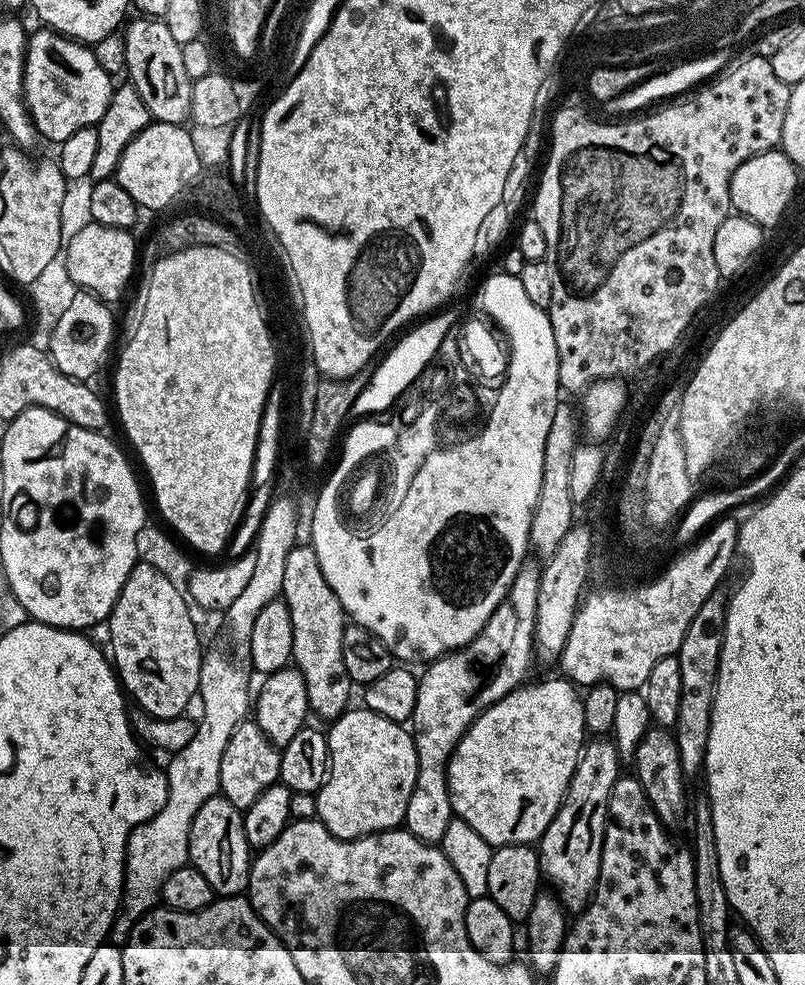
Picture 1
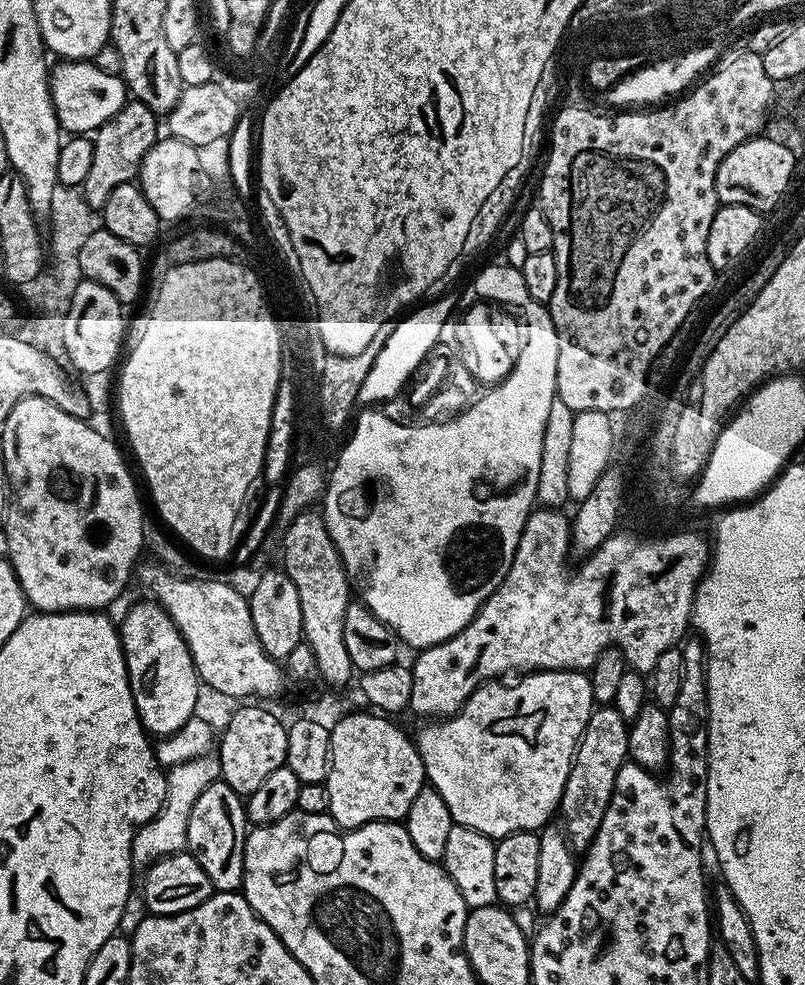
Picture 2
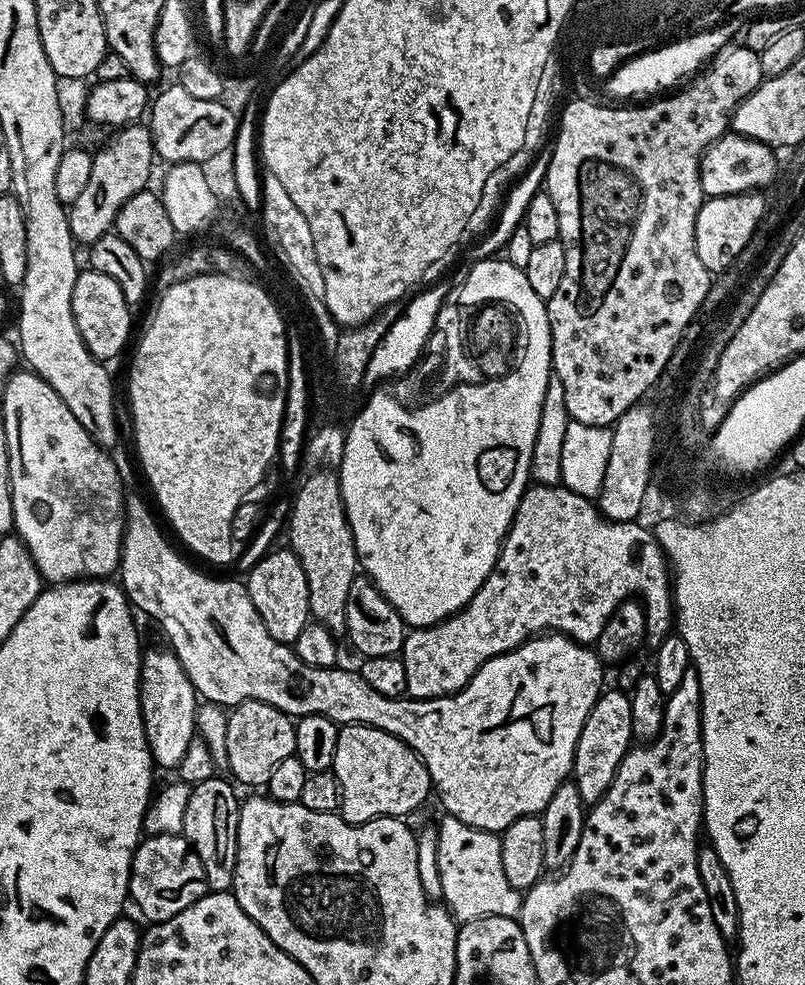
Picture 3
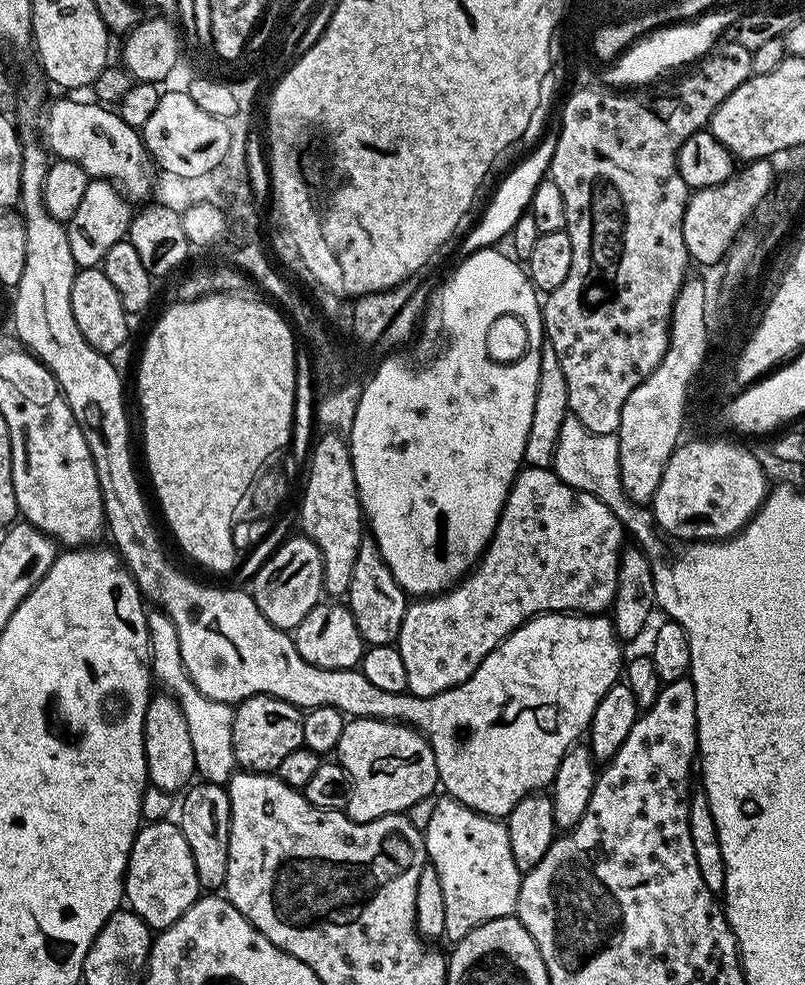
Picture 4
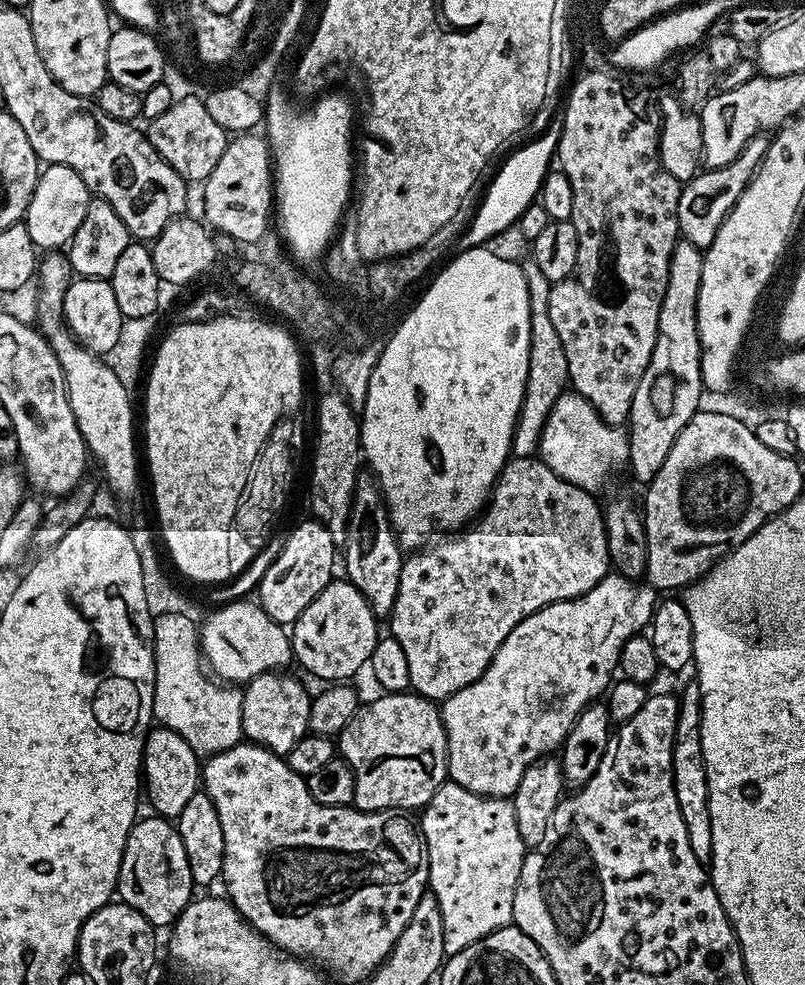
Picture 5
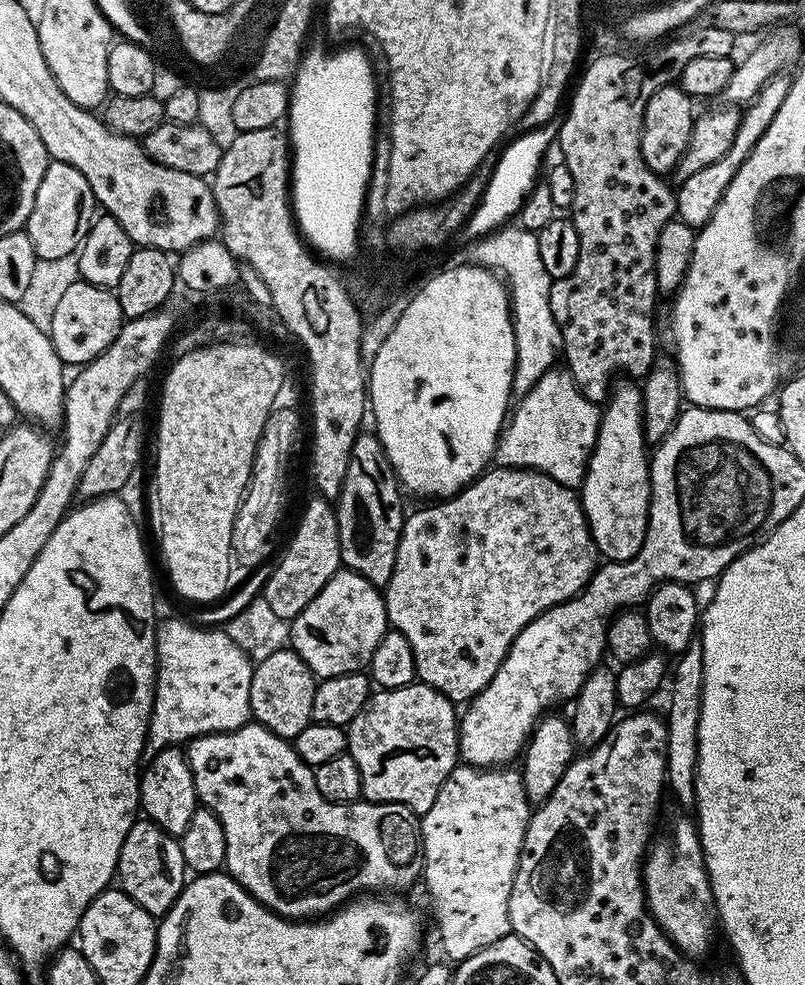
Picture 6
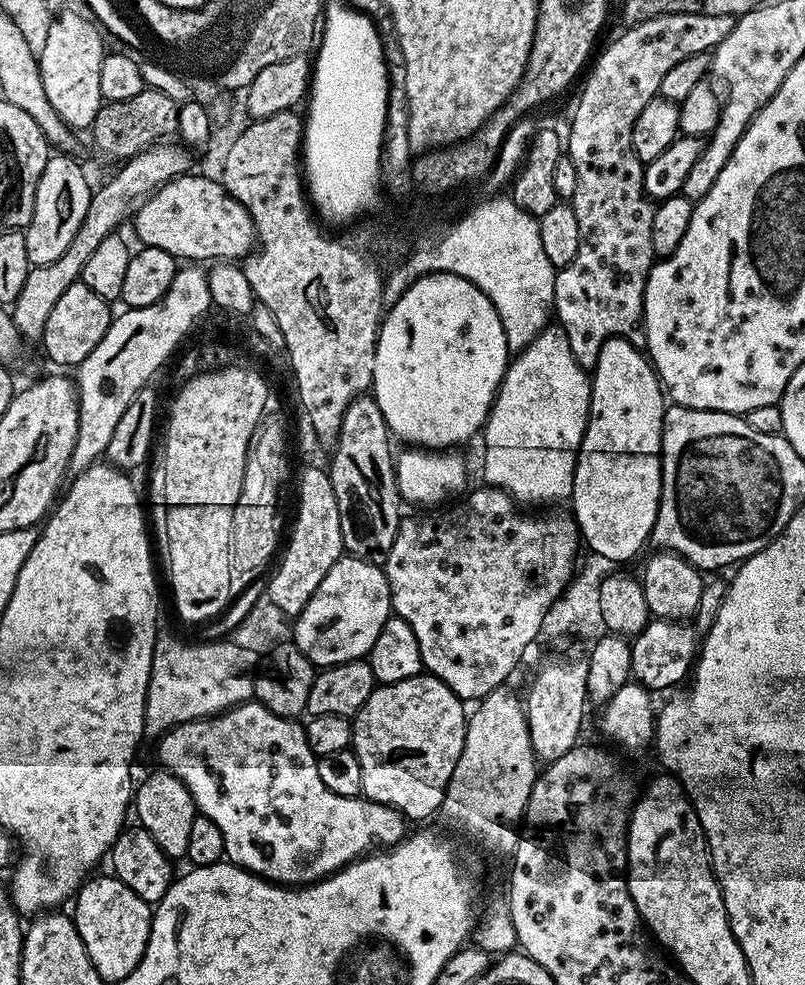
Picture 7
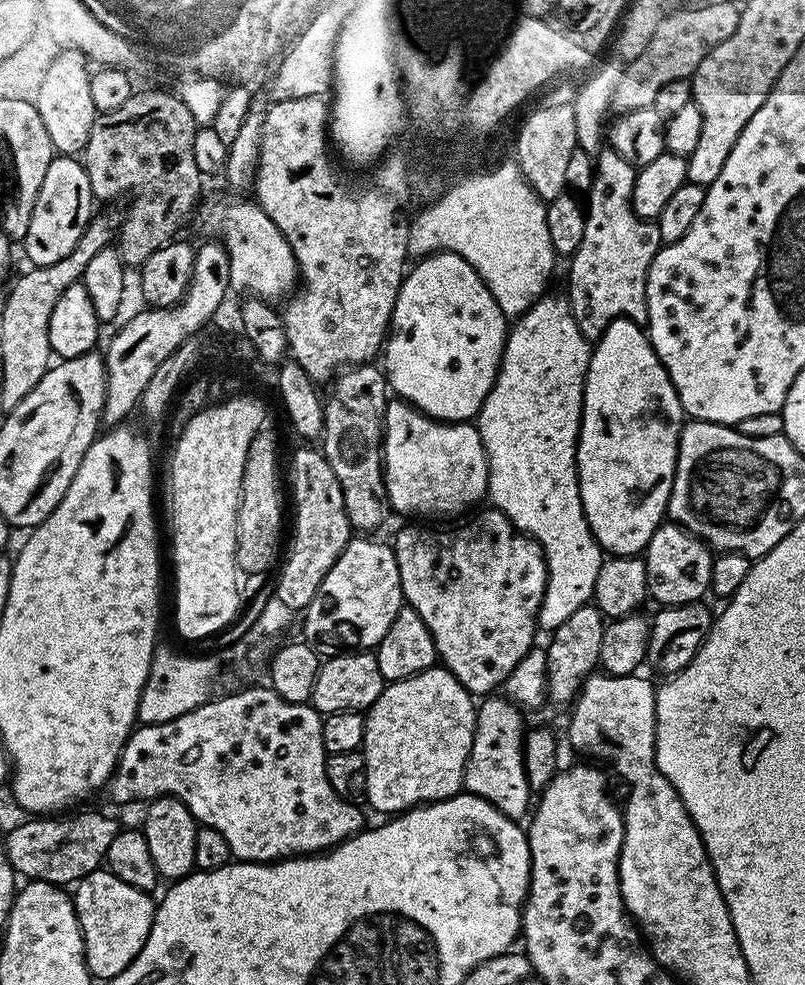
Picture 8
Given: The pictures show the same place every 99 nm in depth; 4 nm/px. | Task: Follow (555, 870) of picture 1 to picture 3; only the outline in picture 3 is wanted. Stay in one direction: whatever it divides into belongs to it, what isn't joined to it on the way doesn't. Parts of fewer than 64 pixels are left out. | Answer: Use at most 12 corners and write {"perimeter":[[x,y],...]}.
{"perimeter":[[601,691],[578,734],[571,779],[588,806],[634,744],[630,695]]}

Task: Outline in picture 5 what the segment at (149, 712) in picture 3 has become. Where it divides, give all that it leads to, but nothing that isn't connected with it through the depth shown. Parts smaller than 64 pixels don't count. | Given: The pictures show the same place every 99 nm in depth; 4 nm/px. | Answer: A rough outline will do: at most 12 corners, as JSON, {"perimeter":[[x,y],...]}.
{"perimeter":[[174,730],[144,740],[151,811],[179,816],[202,784],[202,760]]}

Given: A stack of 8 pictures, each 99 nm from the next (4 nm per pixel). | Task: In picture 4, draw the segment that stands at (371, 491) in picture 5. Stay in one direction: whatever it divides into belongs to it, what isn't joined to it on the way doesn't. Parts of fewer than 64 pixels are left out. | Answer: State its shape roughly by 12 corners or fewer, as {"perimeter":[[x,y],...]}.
{"perimeter":[[364,539],[346,607],[365,645],[396,644],[409,597]]}

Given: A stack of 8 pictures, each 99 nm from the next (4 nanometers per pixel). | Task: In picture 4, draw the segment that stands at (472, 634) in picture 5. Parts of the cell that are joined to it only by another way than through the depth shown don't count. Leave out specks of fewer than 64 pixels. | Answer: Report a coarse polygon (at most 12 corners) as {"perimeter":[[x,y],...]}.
{"perimeter":[[521,467],[483,556],[411,601],[408,692],[466,682],[546,612],[600,614],[625,525]]}

